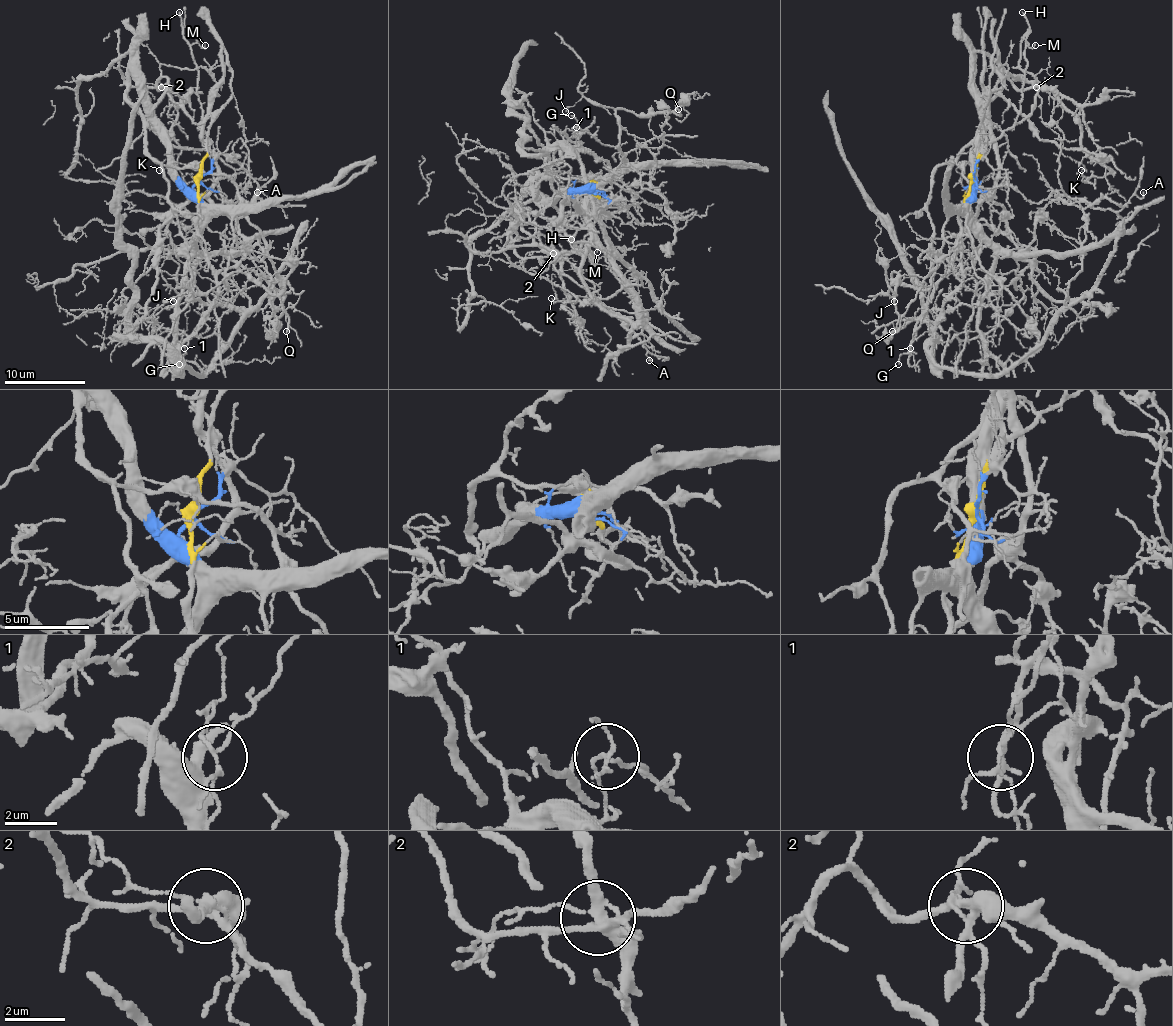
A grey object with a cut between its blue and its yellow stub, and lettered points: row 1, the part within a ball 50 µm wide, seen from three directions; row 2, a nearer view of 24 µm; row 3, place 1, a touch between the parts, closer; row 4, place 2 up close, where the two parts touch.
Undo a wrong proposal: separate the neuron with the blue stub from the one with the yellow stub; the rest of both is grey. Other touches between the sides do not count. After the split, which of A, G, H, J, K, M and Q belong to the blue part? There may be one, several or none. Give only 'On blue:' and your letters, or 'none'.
On blue: A, G, J, K, Q

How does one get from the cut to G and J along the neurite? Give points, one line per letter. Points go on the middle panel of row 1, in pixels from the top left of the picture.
G: (590, 191), (586, 191), (622, 165), (624, 159), (616, 147), (576, 127), (578, 121), (570, 115)
J: (590, 191), (586, 189), (616, 171), (624, 161), (618, 147), (618, 117), (610, 107), (580, 99), (566, 111)

